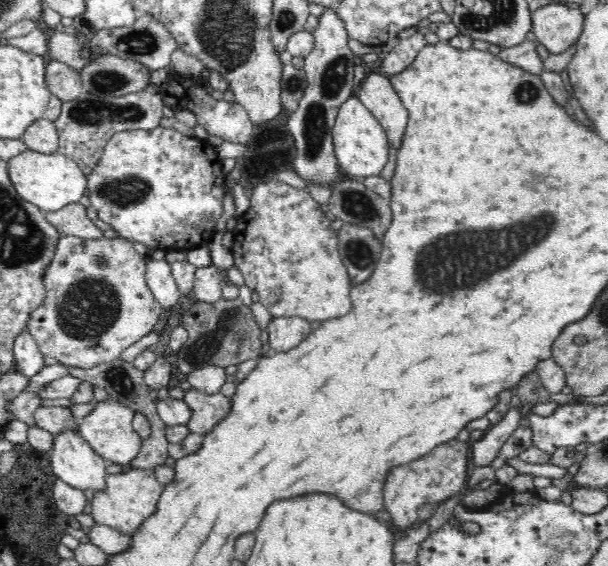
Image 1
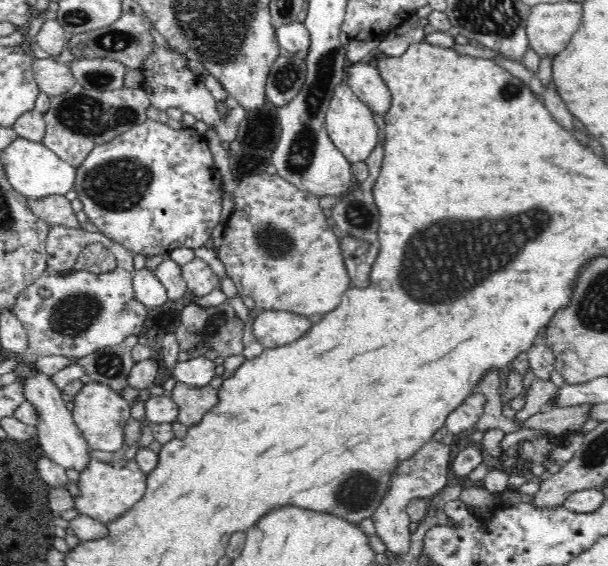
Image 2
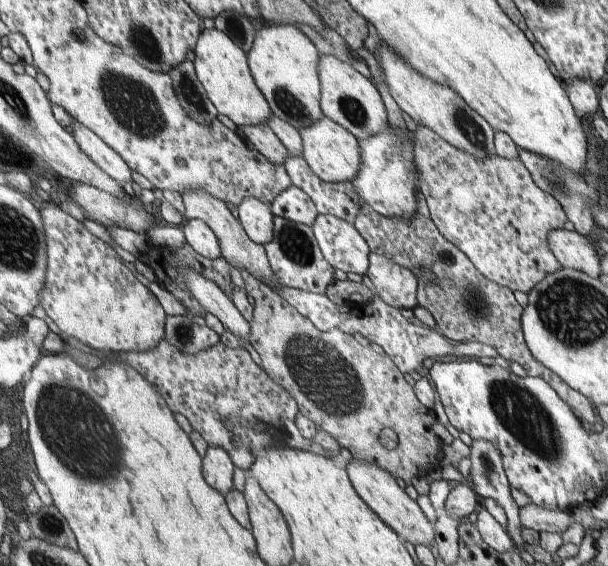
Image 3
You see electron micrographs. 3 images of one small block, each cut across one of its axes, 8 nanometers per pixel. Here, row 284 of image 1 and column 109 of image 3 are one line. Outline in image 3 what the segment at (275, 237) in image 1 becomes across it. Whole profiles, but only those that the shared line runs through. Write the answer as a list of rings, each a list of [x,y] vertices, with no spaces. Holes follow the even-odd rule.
[[[42,204],[40,210],[44,236],[46,236],[46,254],[48,254],[48,270],[46,270],[46,286],[40,292],[40,306],[44,308],[48,318],[56,323],[60,336],[65,340],[69,336],[78,339],[85,345],[100,352],[112,354],[152,351],[165,336],[166,314],[152,294],[148,296],[148,288],[138,282],[134,272],[118,262],[118,254],[90,232],[78,220],[62,212],[60,206]]]

